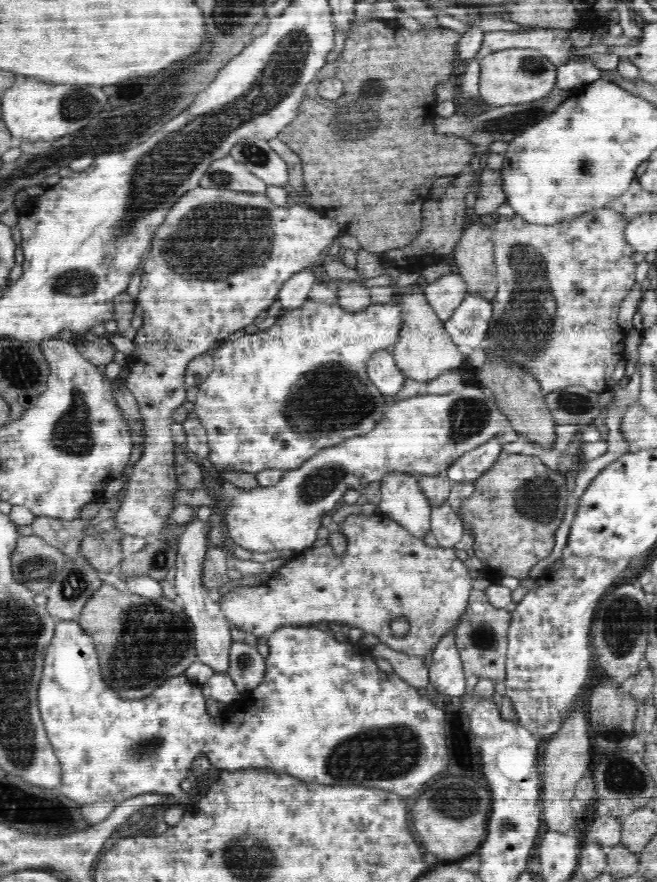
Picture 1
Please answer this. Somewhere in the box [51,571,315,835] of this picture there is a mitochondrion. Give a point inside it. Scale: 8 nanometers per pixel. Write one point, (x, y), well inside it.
(152, 639)

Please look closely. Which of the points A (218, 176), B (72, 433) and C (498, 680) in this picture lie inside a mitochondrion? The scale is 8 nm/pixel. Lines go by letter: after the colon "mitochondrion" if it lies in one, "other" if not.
A: mitochondrion
B: mitochondrion
C: other

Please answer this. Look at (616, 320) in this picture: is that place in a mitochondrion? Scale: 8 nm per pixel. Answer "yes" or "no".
no

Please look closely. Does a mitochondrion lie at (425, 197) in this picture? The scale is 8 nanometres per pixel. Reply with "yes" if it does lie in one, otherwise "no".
no

